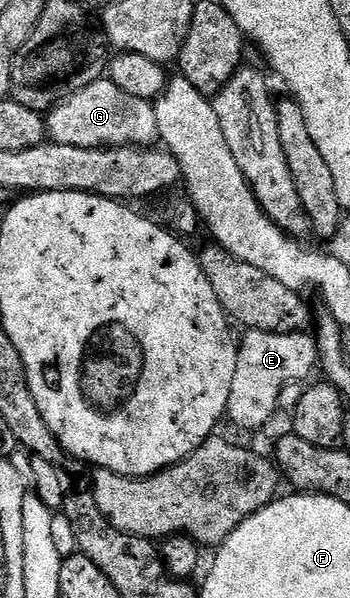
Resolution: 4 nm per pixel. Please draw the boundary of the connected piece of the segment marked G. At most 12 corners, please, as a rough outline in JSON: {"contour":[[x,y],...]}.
{"contour":[[108,77],[47,114],[75,148],[152,147],[153,102]]}

